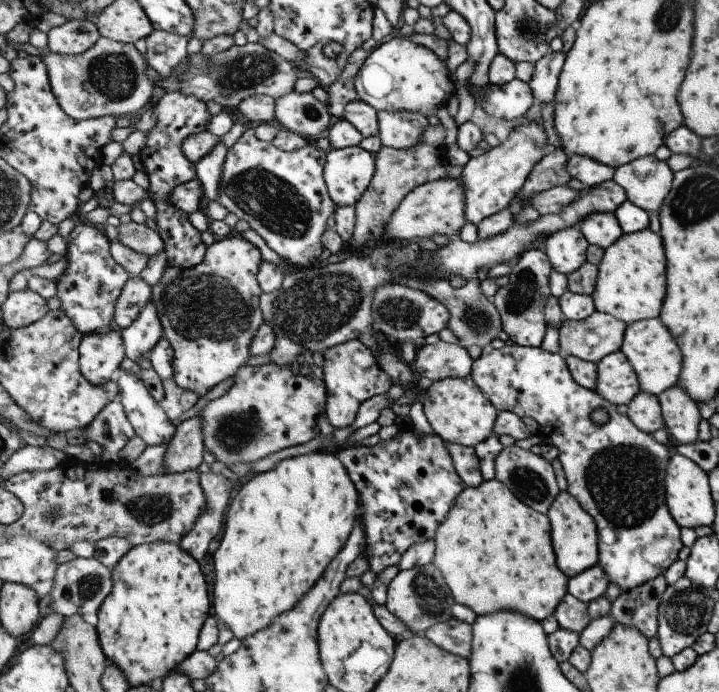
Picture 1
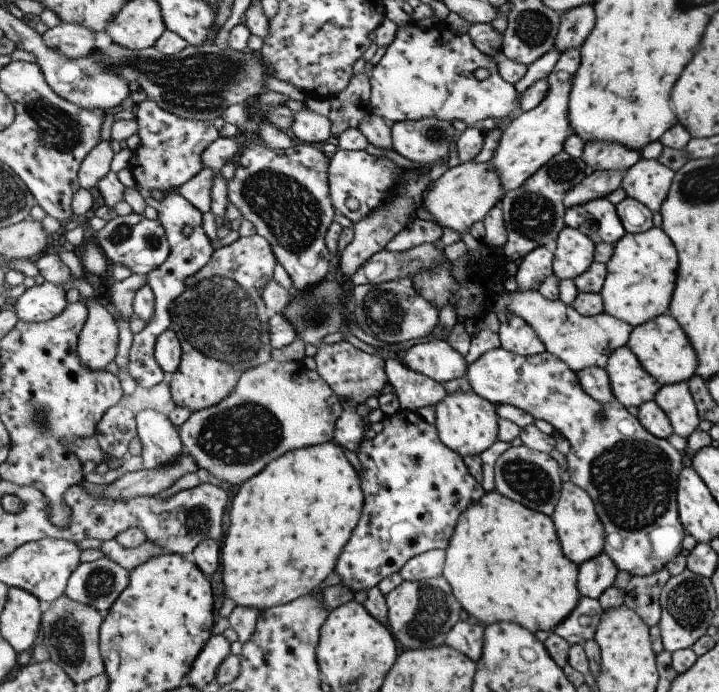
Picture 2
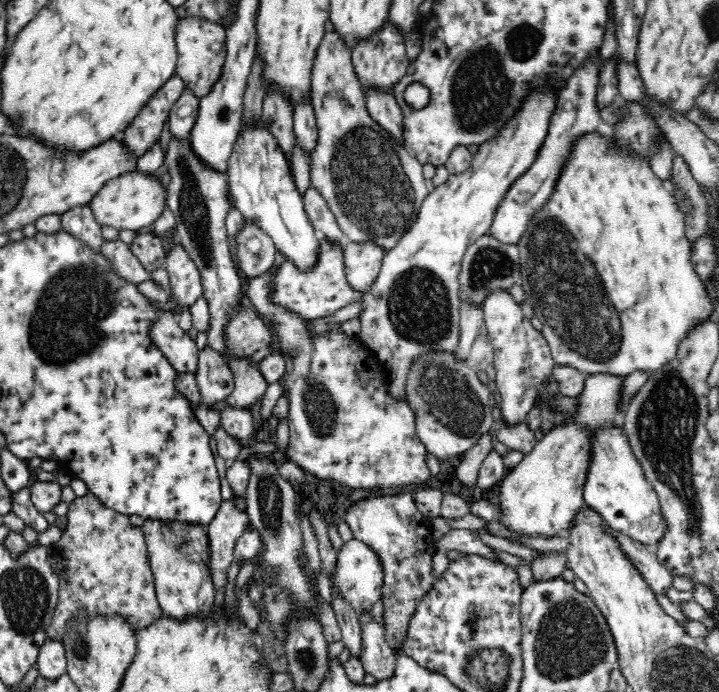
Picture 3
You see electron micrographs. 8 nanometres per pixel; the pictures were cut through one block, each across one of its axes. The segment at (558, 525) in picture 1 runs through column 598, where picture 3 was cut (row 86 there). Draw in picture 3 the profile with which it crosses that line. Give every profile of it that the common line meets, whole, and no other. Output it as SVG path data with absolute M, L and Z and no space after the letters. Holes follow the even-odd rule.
M548 72L543 76L544 80L536 78L537 83L528 85L513 113L501 121L500 128L492 137L478 145L478 150L471 156L469 168L464 169L464 172L450 174L444 184L434 188L434 192L424 198L416 222L412 224L409 232L400 238L396 247L383 256L382 266L371 292L360 299L365 312L360 320L361 332L358 338L370 352L374 364L383 369L389 393L397 400L404 399L407 368L414 357L424 356L430 349L446 349L452 353L456 351L461 305L458 299L457 276L464 251L488 234L494 214L510 187L536 163L544 140L547 139L560 92L564 88L563 80L560 80L556 73Z

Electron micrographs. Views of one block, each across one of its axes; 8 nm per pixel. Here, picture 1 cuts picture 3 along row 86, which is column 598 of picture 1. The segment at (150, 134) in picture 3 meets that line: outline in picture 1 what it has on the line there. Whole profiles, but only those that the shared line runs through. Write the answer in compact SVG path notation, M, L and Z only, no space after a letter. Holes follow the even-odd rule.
M573 155L568 164L573 178L596 187L607 181L613 181L617 168L603 164L590 156Z

